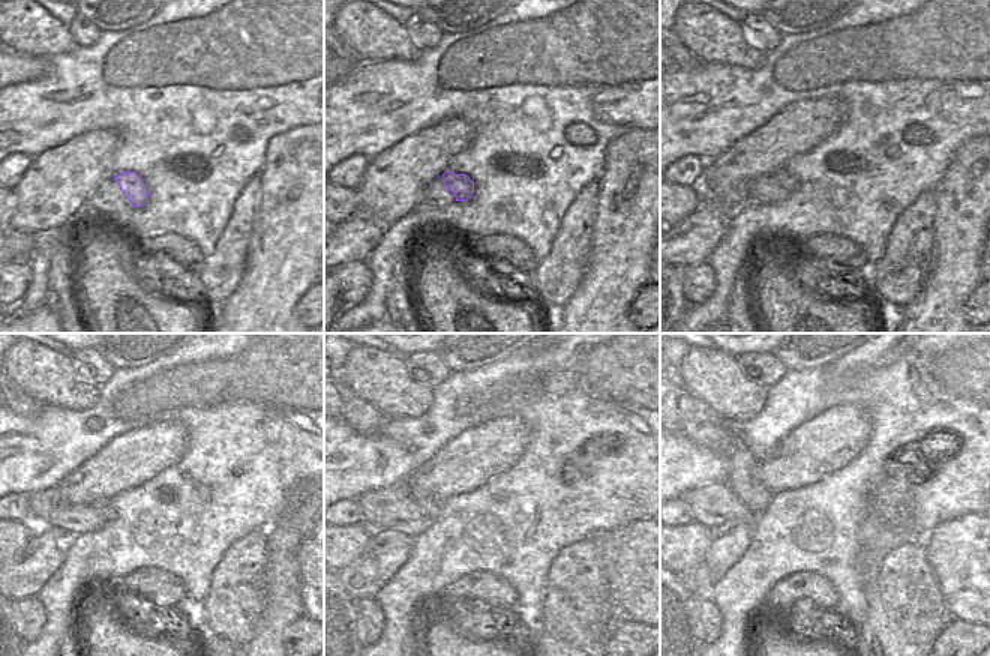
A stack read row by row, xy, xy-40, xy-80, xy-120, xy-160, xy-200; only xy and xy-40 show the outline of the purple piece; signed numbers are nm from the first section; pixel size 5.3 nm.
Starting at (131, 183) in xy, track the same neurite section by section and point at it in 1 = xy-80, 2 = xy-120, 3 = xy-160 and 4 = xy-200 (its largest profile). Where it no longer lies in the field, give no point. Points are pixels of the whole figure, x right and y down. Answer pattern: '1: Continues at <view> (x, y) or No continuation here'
1: Continues at xy-80 (782, 176)
2: Continues at xy-120 (104, 508)
3: Continues at xy-160 (431, 506)
4: Continues at xy-200 (704, 427)

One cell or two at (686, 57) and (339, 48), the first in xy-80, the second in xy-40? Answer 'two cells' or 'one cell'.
one cell

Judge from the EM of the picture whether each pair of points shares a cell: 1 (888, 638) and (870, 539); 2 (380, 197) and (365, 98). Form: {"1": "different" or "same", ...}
{"1": "same", "2": "different"}

